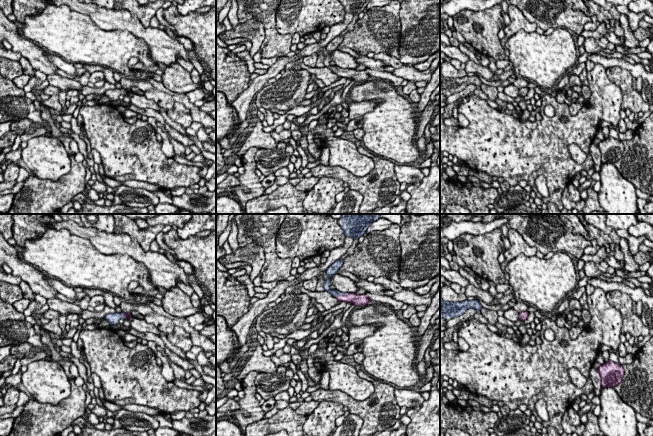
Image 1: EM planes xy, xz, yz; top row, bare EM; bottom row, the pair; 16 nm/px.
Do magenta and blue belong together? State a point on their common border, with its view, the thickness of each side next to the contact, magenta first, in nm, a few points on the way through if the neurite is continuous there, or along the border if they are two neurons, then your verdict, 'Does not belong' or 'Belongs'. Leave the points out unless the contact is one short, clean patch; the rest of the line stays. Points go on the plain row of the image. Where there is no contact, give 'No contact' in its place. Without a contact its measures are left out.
Touches magenta at xz (341, 71). Thickness 160 nm (magenta) against 100 nm. Path across: xz (353, 74), (341, 71), (334, 68). Belongs

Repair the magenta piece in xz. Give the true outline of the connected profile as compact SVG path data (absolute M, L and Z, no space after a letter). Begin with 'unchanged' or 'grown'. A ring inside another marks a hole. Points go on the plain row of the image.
grown; M343 36L335 37L327 46L326 50L328 52L328 55L324 58L324 66L330 68L334 73L336 73L339 77L341 78L350 78L355 81L359 82L365 82L367 79L369 79L371 76L365 71L357 71L356 69L346 69L346 68L341 68L336 65L331 66L330 62L330 54L337 50L339 44L342 42Z

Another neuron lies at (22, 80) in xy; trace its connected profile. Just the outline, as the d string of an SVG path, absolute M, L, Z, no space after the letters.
M23 73L22 75L13 79L13 82L18 88L23 89L24 86L28 84L31 78L31 76Z

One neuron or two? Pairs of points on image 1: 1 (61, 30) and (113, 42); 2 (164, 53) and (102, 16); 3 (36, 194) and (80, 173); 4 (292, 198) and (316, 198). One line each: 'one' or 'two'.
1: one
2: one
3: one
4: two

